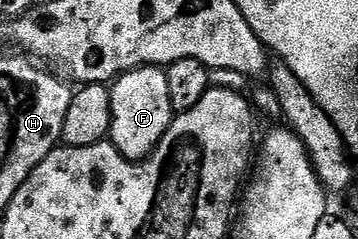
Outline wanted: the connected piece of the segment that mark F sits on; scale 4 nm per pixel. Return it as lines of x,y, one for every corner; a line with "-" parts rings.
141,66
119,74
110,86
112,124
109,141
125,158
141,160
158,147
164,132
168,132
176,115
168,96
168,76
160,66

